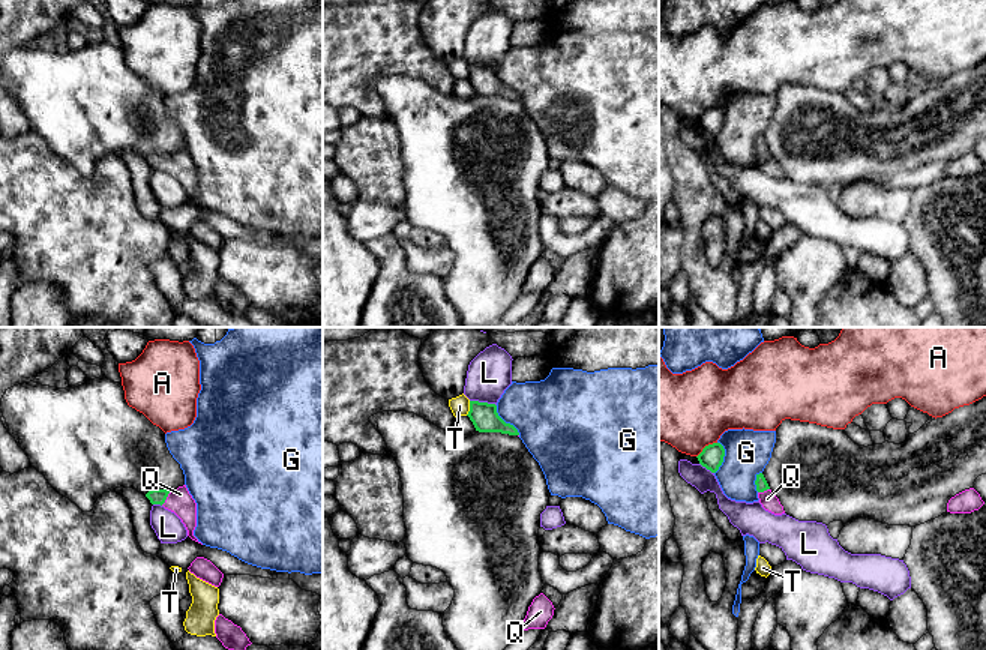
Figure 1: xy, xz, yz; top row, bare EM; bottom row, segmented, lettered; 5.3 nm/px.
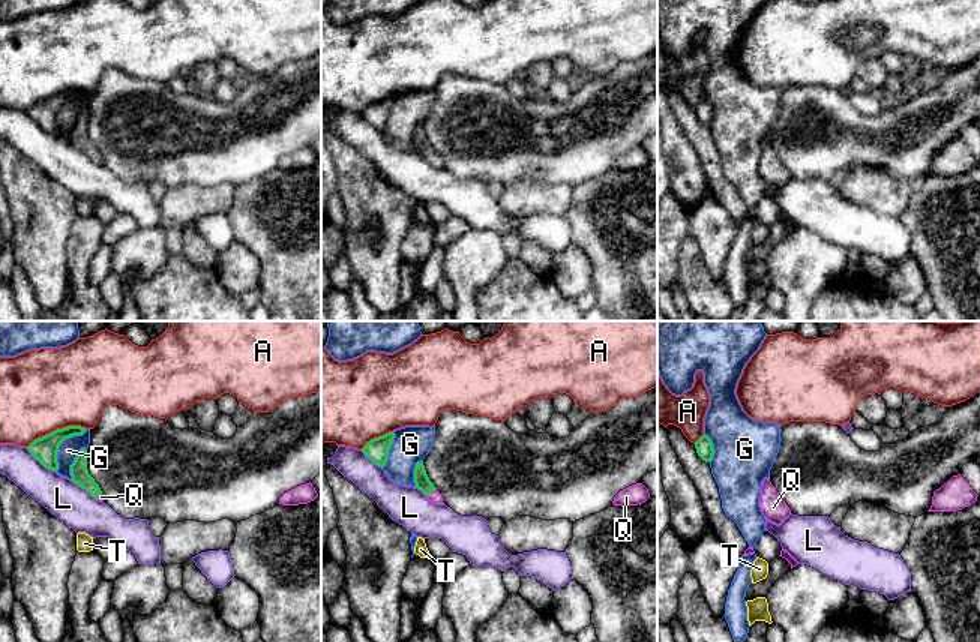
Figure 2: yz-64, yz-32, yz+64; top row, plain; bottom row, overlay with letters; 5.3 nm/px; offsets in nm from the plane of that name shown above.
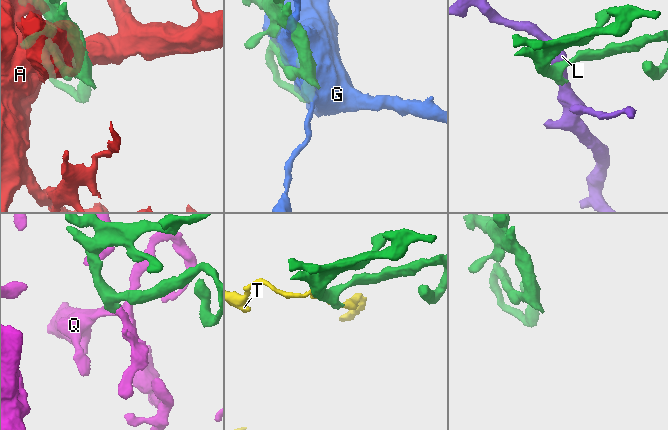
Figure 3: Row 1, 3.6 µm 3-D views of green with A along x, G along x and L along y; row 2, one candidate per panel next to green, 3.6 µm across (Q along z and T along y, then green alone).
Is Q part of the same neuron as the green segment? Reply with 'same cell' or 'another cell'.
same cell

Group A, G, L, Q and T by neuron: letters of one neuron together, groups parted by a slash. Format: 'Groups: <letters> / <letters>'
Groups: A / G / L / Q / T

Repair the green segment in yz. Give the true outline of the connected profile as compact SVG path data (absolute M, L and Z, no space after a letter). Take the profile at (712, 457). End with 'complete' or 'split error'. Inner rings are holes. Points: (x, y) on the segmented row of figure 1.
M720 443L708 444L702 449L702 452L696 456L699 464L716 473L723 462L725 449Z | complete

